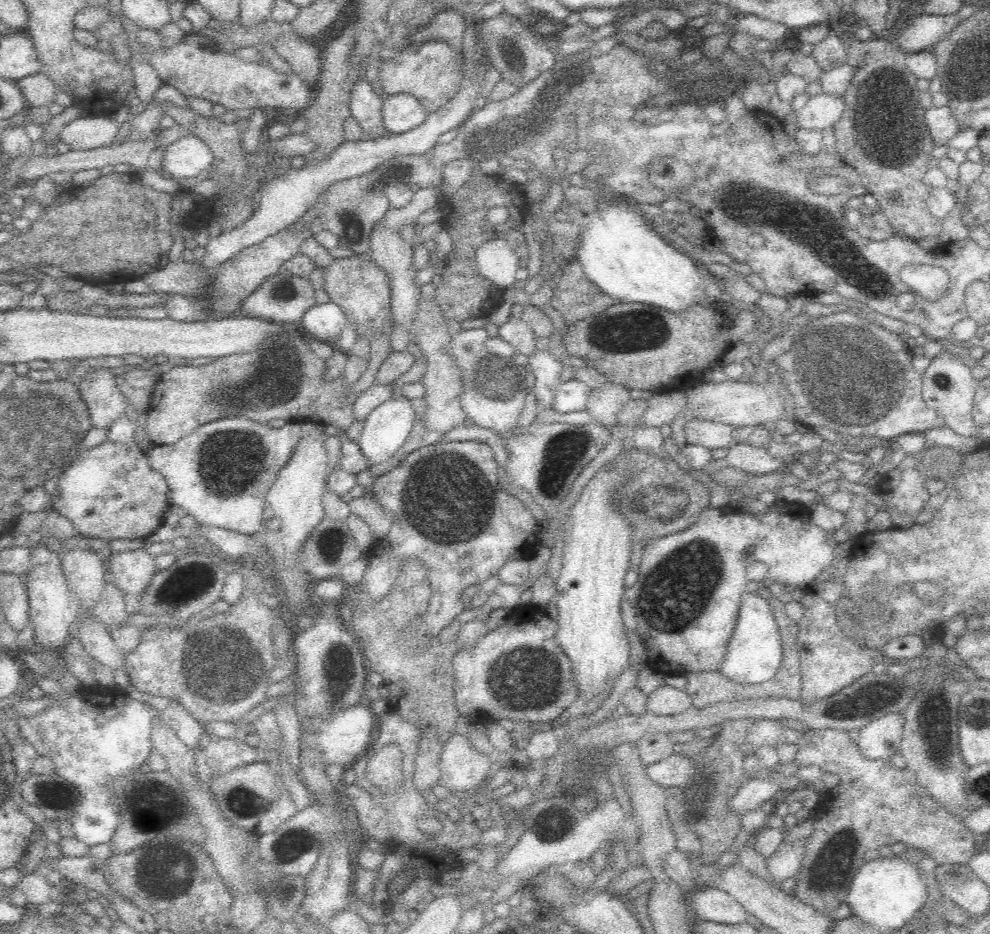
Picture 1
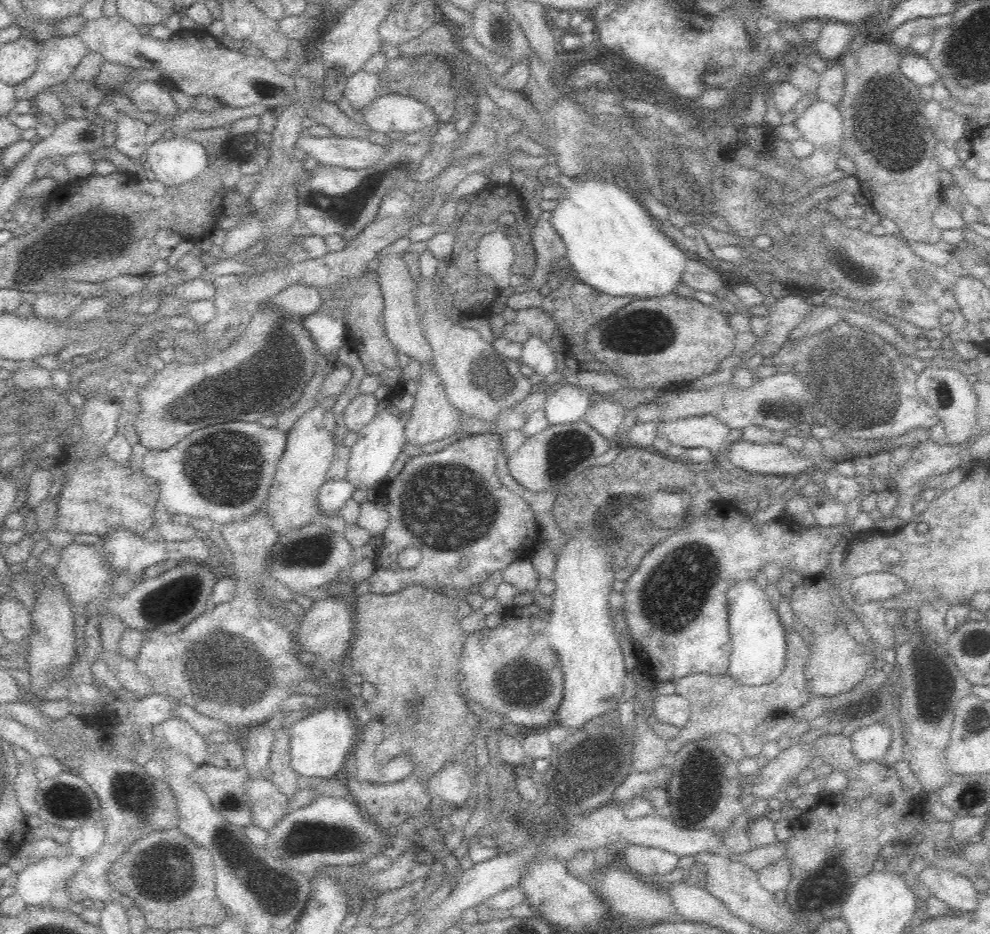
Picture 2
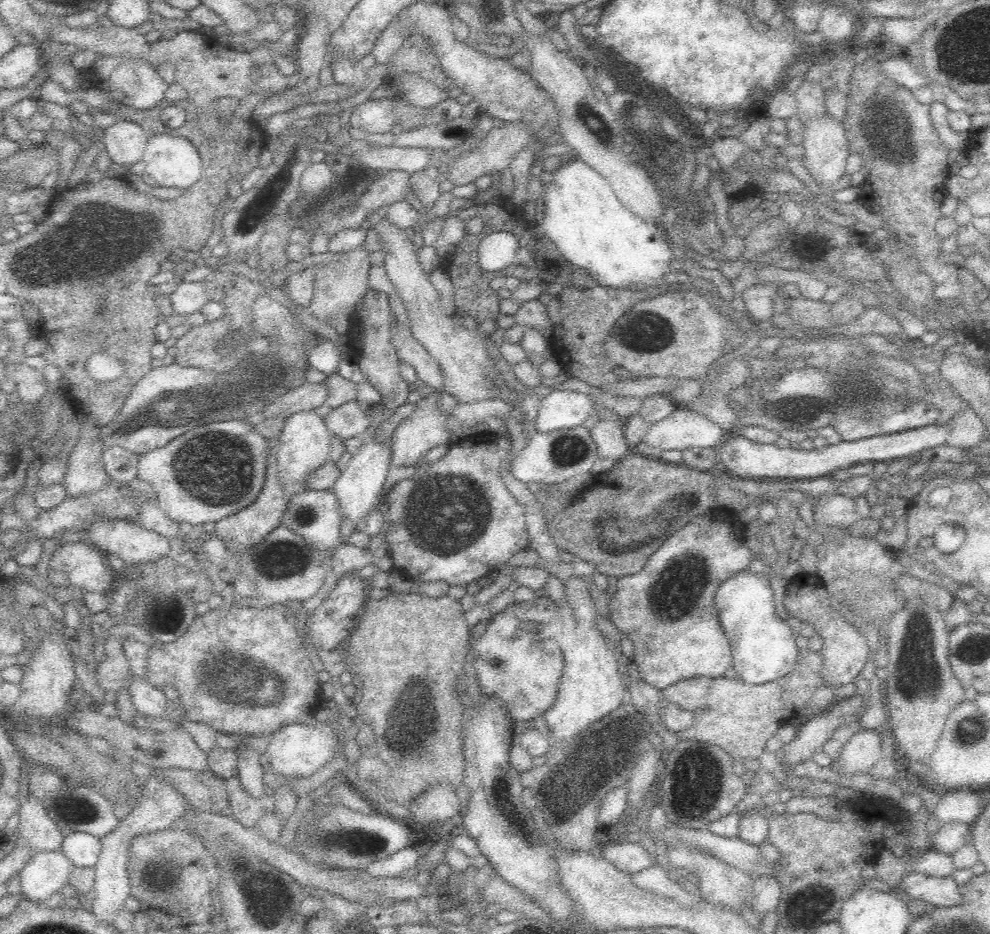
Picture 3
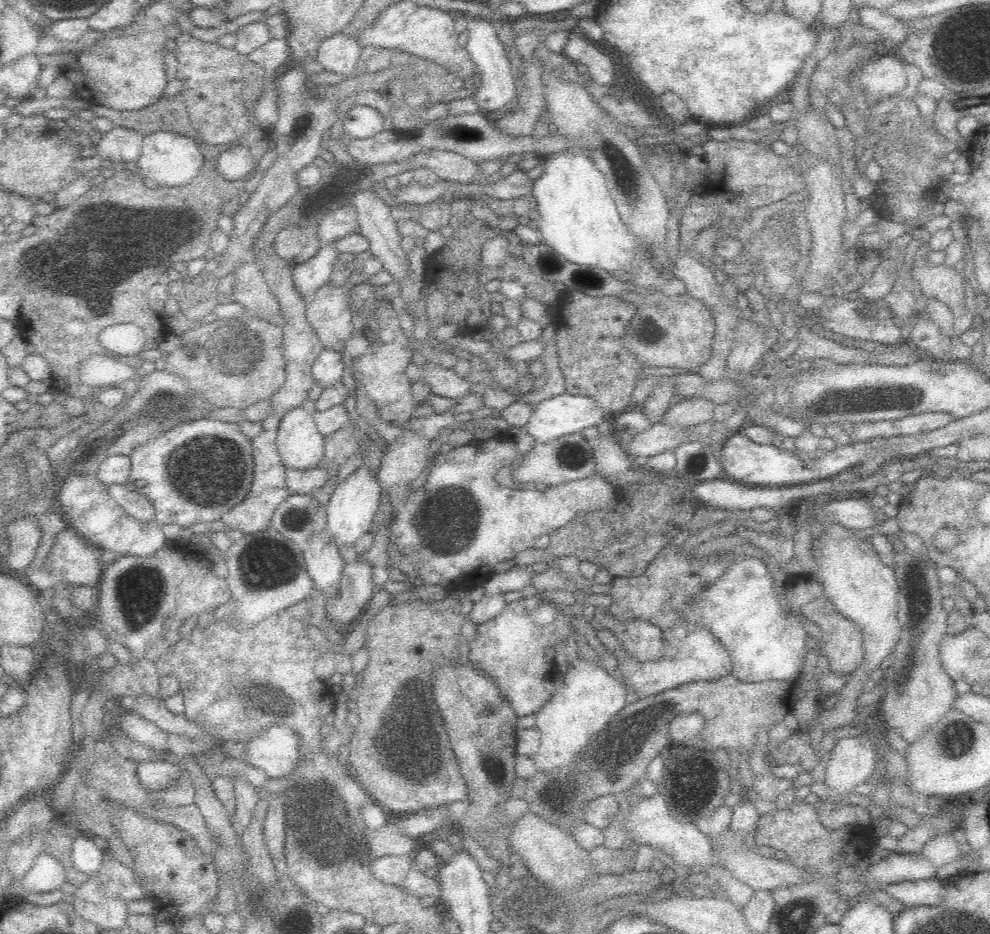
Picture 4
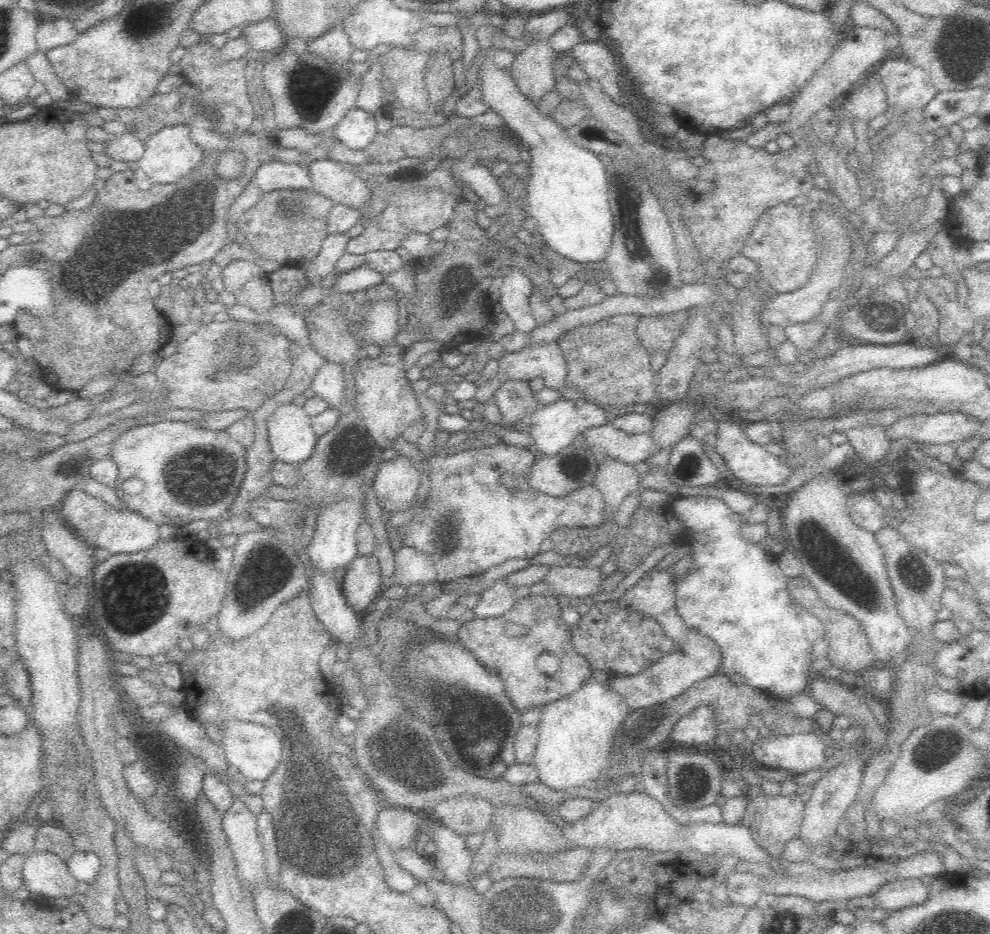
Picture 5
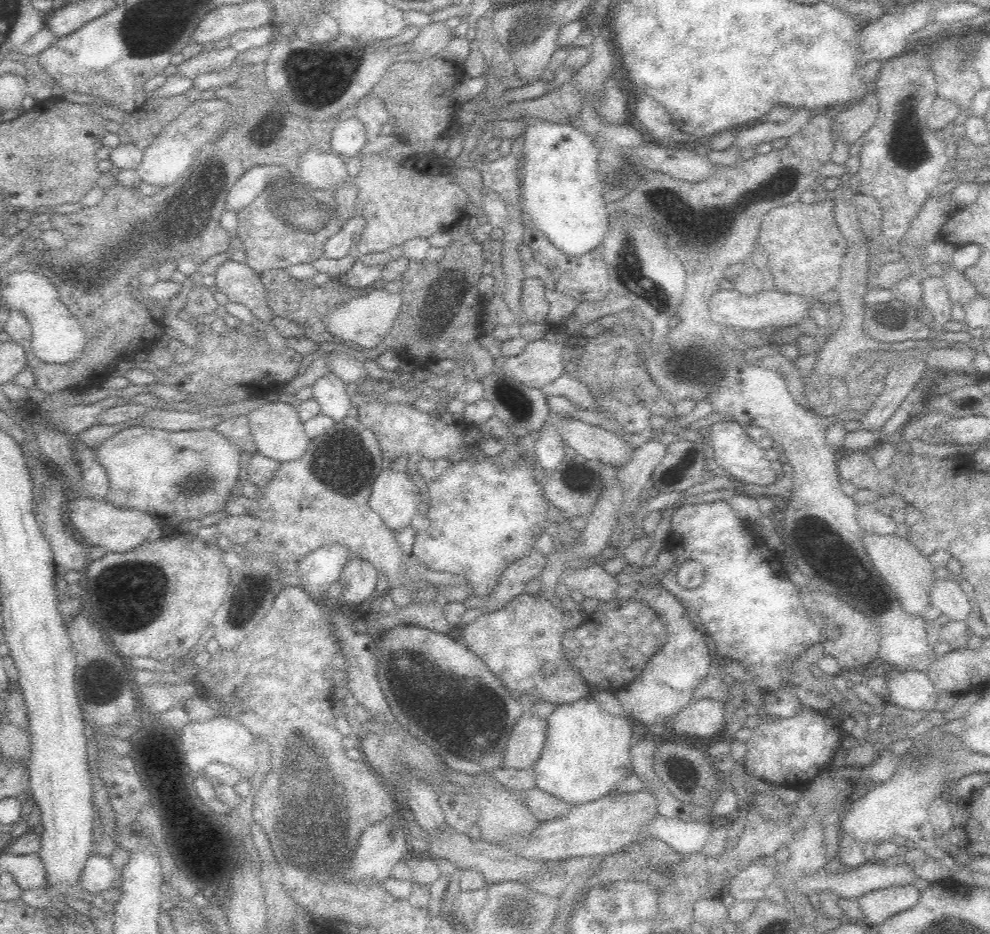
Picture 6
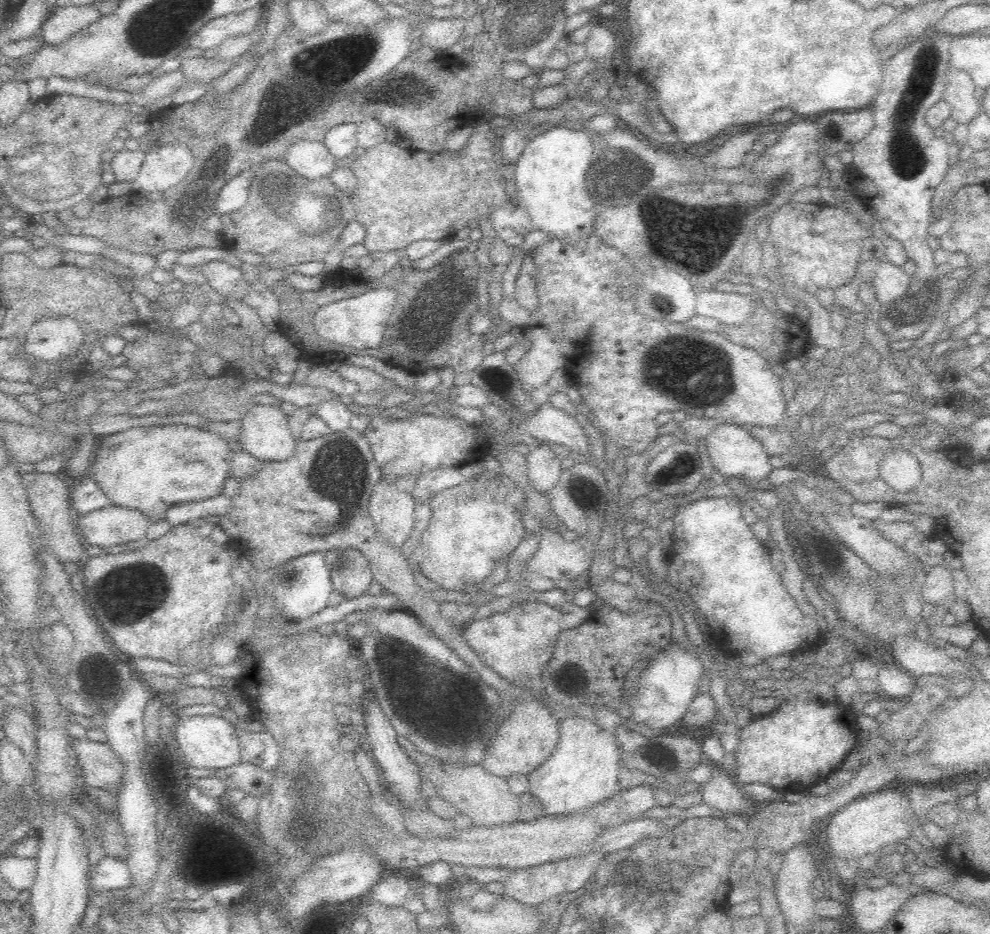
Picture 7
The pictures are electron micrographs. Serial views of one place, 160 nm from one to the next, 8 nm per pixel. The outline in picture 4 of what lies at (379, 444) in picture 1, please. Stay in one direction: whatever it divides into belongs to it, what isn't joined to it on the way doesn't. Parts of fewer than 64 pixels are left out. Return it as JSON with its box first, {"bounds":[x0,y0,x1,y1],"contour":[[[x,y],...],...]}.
{"bounds":[326,463,383,546],"contour":[[[359,463],[359,468],[336,488],[326,509],[326,531],[334,546],[352,546],[364,533],[373,532],[373,518],[378,511],[383,489],[377,472]]]}

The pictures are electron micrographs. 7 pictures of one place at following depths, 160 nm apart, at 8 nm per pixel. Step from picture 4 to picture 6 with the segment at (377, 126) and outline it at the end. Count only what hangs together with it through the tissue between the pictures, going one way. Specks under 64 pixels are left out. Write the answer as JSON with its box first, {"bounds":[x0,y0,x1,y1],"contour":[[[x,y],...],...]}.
{"bounds":[332,115,366,156],"contour":[[[354,115],[336,121],[332,136],[332,150],[346,156],[356,156],[366,142],[364,123]]]}

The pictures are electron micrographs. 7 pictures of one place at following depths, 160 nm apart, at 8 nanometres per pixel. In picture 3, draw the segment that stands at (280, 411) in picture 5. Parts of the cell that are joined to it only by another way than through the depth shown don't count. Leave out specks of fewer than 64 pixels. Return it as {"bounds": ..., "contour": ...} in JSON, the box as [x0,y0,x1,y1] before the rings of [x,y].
{"bounds":[276,409,334,502],"contour":[[[314,409],[296,412],[288,416],[285,423],[282,430],[276,432],[276,457],[280,481],[287,488],[284,493],[290,502],[298,494],[306,491],[306,478],[329,459],[334,436],[327,430],[325,421],[314,412]]]}

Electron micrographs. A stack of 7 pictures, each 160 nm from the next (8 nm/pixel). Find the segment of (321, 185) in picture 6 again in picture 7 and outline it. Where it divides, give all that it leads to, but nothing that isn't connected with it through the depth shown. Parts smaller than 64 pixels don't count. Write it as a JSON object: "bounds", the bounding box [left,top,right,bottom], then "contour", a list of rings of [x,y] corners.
{"bounds":[286,140,336,180],"contour":[[[298,140],[294,148],[290,148],[286,154],[286,162],[296,174],[316,180],[328,176],[336,168],[334,156],[328,152],[328,148],[322,142],[310,142],[310,140]]]}

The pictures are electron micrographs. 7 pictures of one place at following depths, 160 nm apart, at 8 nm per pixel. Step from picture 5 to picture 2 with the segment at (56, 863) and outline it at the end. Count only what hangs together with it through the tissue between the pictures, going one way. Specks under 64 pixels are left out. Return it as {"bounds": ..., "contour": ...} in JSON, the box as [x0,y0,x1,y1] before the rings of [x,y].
{"bounds":[14,855,82,906],"contour":[[[70,855],[50,856],[46,860],[27,864],[19,872],[14,884],[26,905],[40,906],[46,904],[48,896],[58,884],[64,884],[78,870],[82,860]]]}

